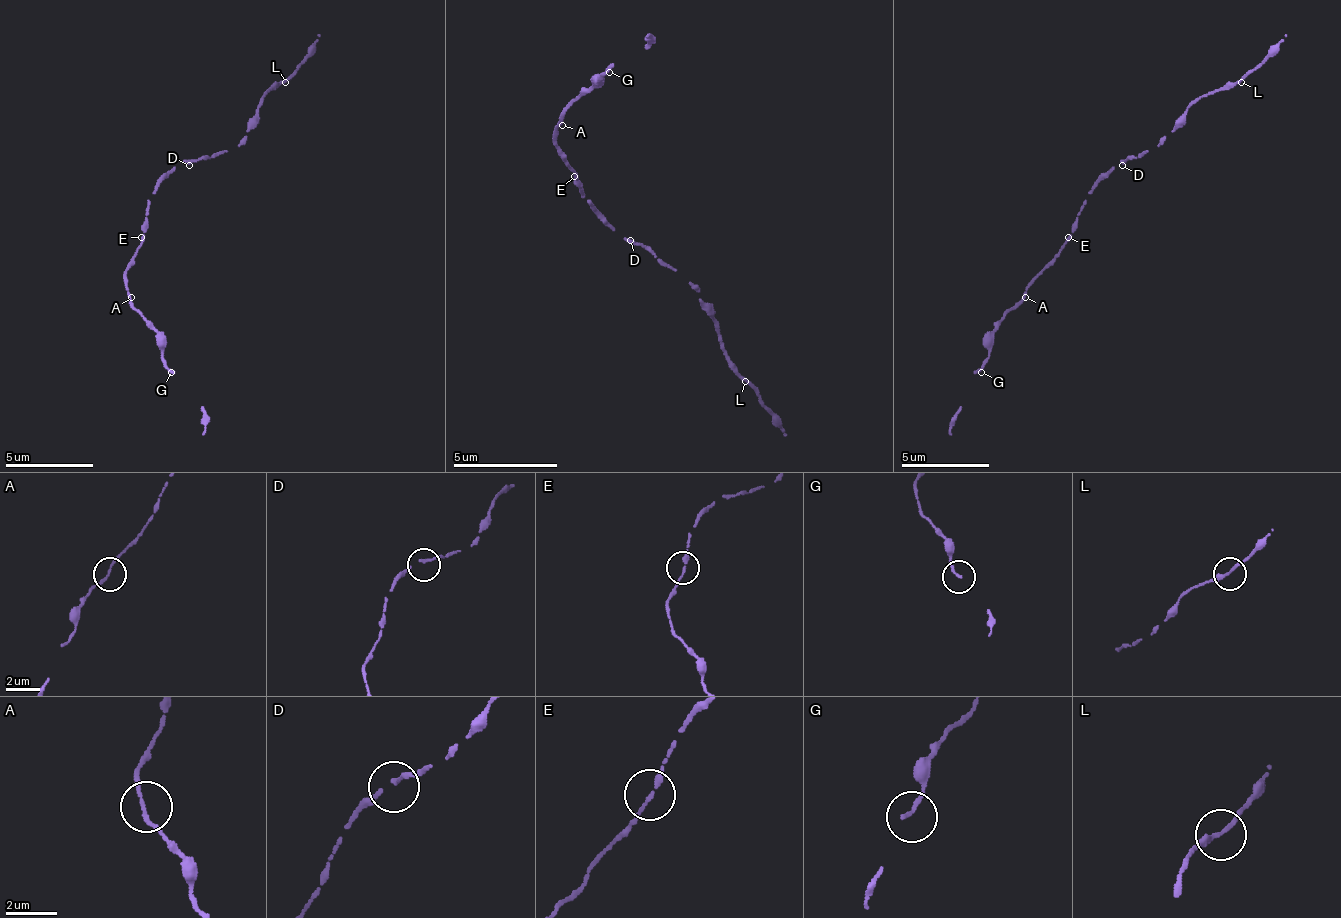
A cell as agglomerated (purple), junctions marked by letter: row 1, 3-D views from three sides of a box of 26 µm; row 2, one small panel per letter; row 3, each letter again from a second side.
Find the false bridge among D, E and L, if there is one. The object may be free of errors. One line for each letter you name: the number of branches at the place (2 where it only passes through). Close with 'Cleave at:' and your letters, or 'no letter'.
Cleave at: no letter

